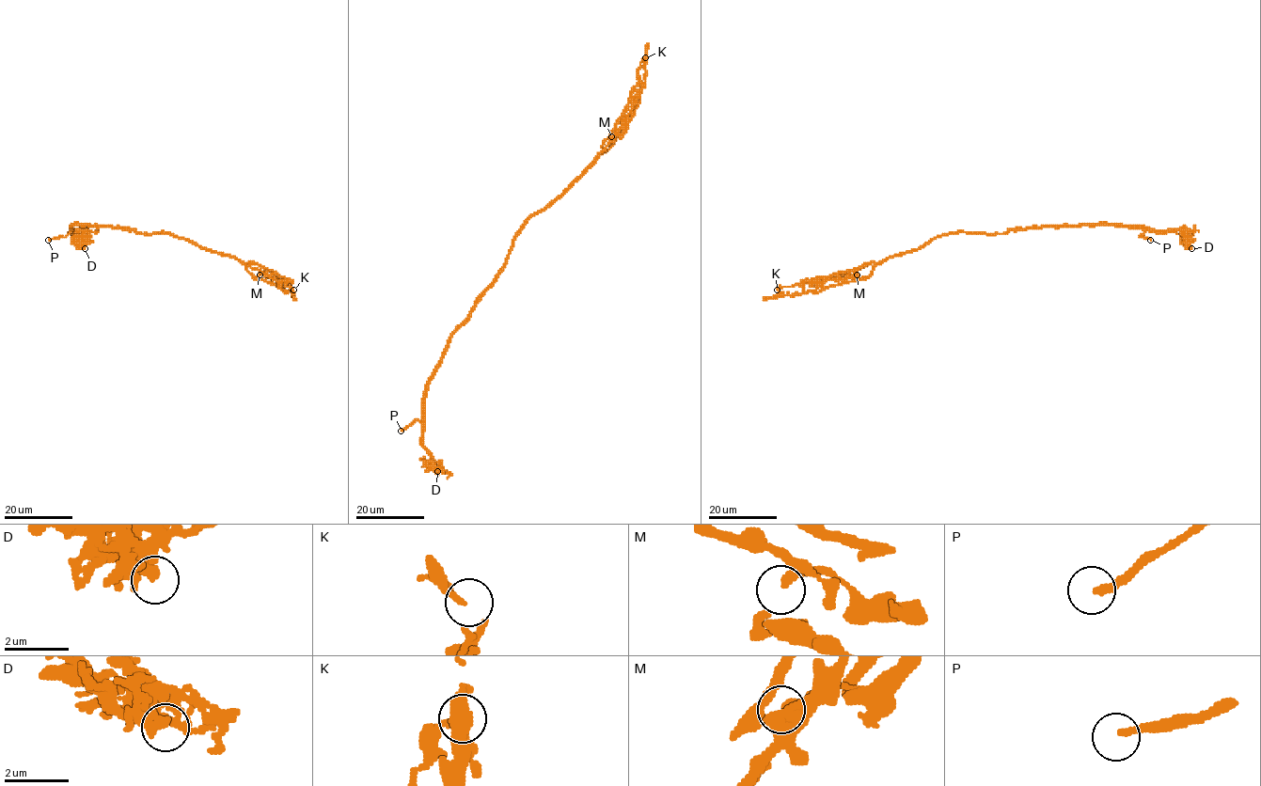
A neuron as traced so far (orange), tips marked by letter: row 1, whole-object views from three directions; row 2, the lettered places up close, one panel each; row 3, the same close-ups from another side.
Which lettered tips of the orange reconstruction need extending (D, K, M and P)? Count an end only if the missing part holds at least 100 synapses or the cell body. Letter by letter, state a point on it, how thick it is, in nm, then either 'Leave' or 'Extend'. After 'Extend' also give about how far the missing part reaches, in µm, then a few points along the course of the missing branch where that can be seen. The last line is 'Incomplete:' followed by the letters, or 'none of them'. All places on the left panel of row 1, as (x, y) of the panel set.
D: Place: (85, 248). Thickness 280 nm. Leave
K: Place: (293, 290). Thickness 140 nm. Leave
M: Place: (260, 275). Thickness 200 nm. Leave
P: Place: (48, 240). Thickness 200 nm. Extend. Missing length about 20 µm. Course of what is missing: (48, 240), (33, 243), (2, 261)
Incomplete: P

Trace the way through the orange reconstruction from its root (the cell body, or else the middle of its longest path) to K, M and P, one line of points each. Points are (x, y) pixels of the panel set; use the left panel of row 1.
K: (159, 232), (173, 234), (207, 249), (250, 262), (252, 268), (284, 282), (293, 290)
M: (159, 232), (176, 235), (245, 263), (255, 262), (282, 279), (264, 273), (260, 275)
P: (159, 232), (140, 234), (135, 229), (74, 225), (66, 237), (48, 240)

